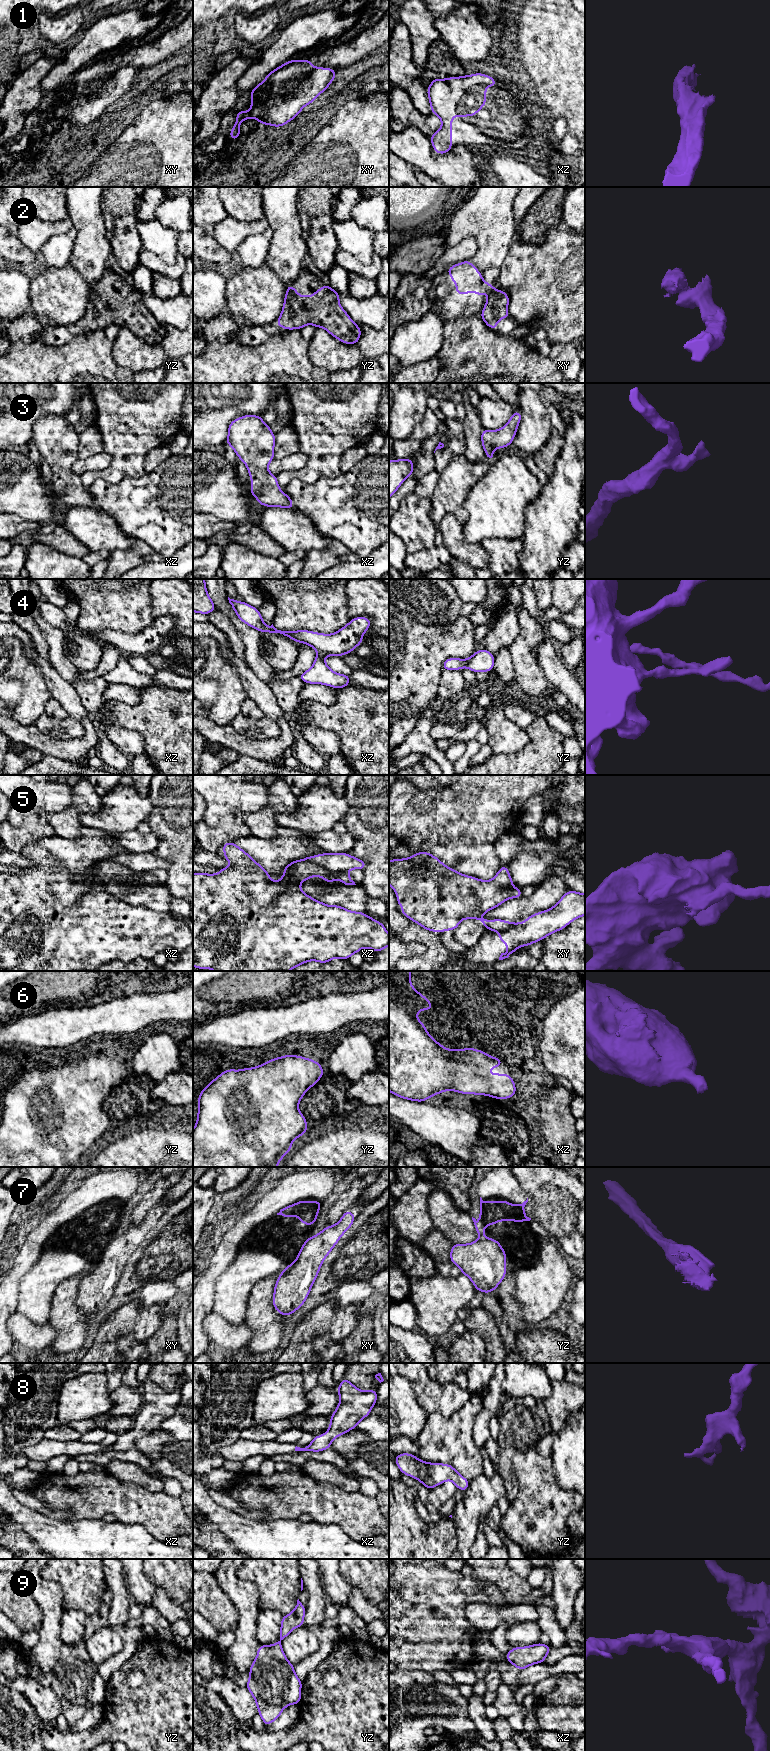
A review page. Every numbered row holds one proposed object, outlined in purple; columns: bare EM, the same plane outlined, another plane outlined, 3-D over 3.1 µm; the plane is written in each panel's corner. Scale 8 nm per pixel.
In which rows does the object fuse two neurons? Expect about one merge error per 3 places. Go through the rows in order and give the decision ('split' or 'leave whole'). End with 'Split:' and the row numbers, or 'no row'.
1: leave whole
2: split
3: leave whole
4: split
5: split
6: leave whole
7: split
8: leave whole
9: leave whole
Split: 2, 4, 5, 7

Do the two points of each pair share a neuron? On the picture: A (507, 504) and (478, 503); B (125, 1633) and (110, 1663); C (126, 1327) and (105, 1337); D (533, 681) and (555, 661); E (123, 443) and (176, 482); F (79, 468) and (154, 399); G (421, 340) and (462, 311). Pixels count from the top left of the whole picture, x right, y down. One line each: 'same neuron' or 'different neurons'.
A: same neuron
B: same neuron
C: same neuron
D: different neurons
E: different neurons
F: different neurons
G: different neurons

